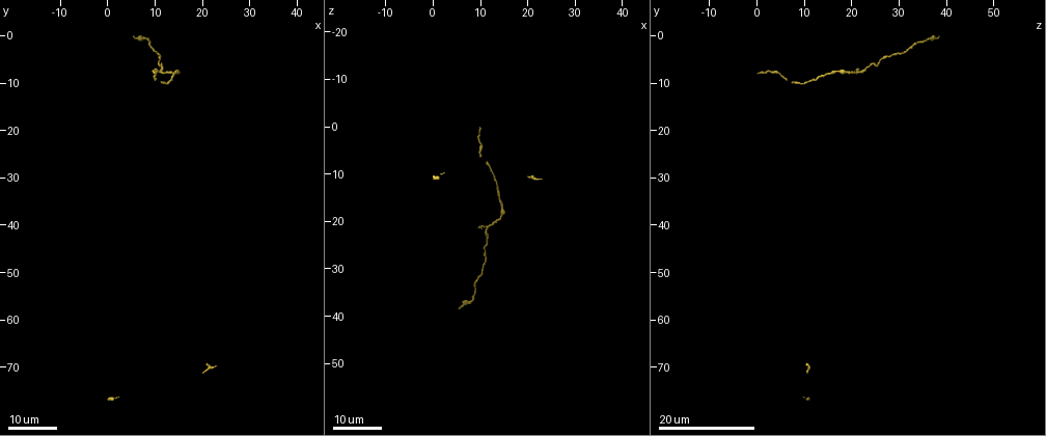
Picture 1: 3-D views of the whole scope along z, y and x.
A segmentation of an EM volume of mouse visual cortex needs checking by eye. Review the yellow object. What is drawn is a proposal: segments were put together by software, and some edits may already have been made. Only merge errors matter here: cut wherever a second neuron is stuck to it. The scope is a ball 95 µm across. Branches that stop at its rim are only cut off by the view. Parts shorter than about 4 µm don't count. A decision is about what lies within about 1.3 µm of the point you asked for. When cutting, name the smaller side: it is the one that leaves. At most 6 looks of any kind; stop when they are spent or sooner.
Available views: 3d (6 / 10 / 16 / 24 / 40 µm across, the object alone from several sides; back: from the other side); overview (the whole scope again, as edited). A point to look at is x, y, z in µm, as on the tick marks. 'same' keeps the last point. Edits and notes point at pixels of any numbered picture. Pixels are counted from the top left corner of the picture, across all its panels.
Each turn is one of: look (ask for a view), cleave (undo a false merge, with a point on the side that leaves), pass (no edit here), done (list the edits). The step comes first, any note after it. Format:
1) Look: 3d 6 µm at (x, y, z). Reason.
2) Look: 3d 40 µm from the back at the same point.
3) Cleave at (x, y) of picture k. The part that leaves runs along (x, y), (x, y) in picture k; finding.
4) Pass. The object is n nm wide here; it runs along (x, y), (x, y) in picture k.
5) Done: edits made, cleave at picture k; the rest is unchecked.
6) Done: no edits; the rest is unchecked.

Look: 3d 24 µm at (14.0, 8.0, 16.0). Sudden change in width.

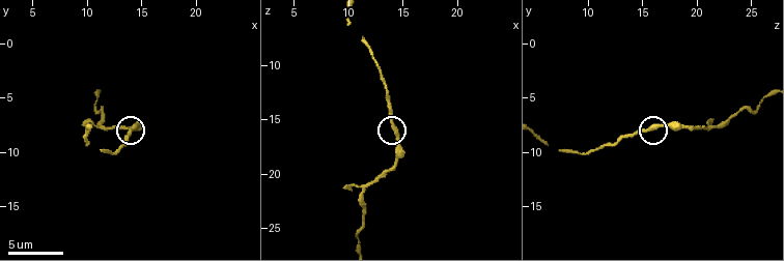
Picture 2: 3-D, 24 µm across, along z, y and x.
Look: 3d 6 µm at (14.6, 7.6, 16.4).

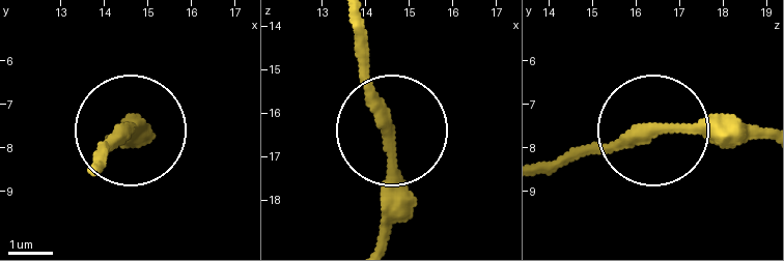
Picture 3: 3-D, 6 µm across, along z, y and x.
Pass. It runs along (547, 174), (669, 134), (758, 134) in picture 3; all the same neuron.

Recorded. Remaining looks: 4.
Look: 3d 16 µm at (10.0, 3.0, 31.5). Calibre changes.

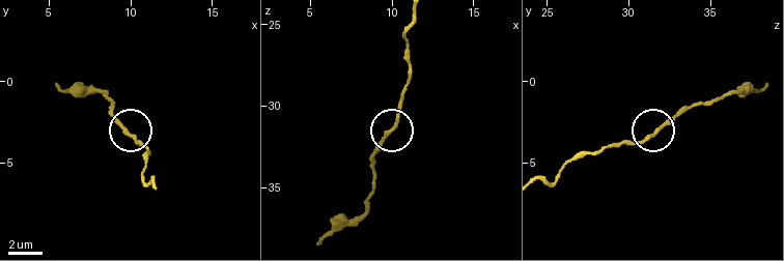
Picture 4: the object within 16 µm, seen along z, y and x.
Look: 3d 10 µm at (10.3, 3.6, 31.2). Closer look.

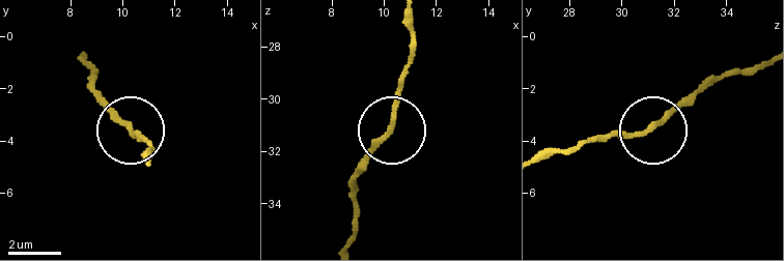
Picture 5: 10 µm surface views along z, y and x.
Pass. It runs along (543, 158), (604, 137), (650, 132), (695, 92) in picture 5; continuous, no second neuron.

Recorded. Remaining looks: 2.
Look: 3d 6 µm at (11.8, 7.8, 21.2).

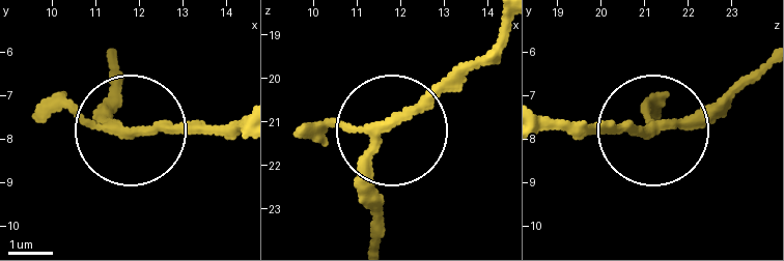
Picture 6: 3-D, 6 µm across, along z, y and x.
Look: 3d 6 µm from the back at (11.65, 7.85, 21.10).

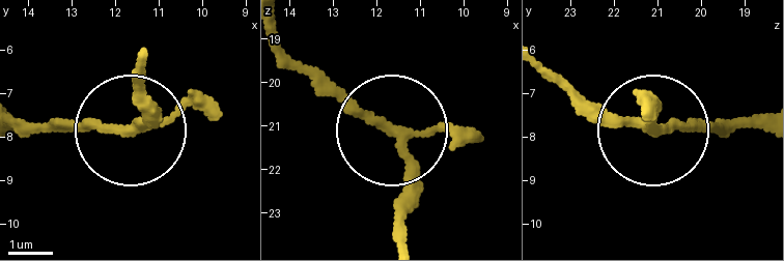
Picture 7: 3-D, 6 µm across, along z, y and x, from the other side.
Pass. 3 arms meet here; it runs along (24, 122), (132, 126), (147, 93) in picture 7; one neuron here.

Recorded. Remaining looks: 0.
Done: no edits; the rest is unchecked.

